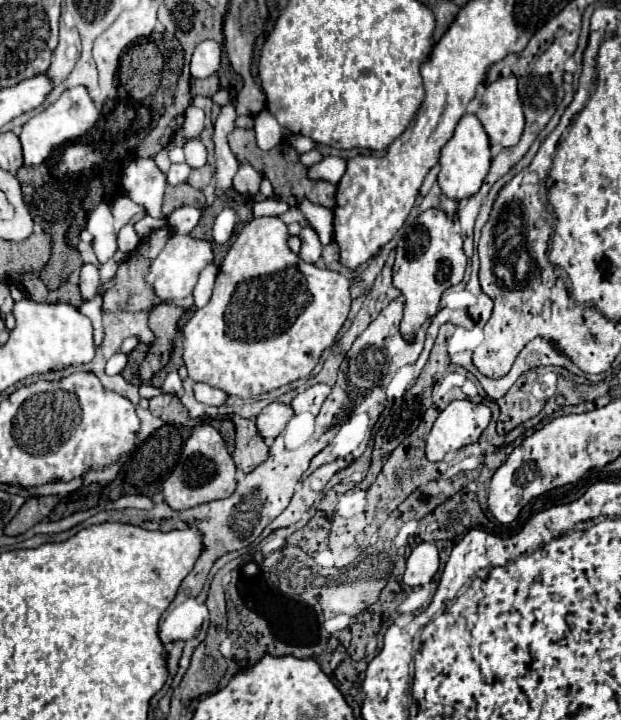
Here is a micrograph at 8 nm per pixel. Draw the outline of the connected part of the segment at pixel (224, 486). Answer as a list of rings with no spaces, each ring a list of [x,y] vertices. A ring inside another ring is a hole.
[[[210,425],[194,427],[190,439],[186,441],[182,449],[178,465],[174,467],[170,477],[164,481],[162,493],[164,493],[166,503],[174,511],[184,511],[184,509],[208,503],[208,501],[226,499],[234,493],[234,489],[236,489],[236,465],[230,453],[226,451],[224,439]]]

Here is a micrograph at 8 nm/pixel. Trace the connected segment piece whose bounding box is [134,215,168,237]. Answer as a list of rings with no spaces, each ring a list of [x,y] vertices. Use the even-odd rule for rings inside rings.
[[[146,215],[142,221],[138,221],[136,225],[134,225],[134,229],[136,229],[136,233],[140,235],[140,237],[148,237],[148,235],[152,235],[154,231],[158,231],[160,227],[164,227],[164,225],[168,225],[166,221],[156,221],[156,219],[152,219],[150,215]]]

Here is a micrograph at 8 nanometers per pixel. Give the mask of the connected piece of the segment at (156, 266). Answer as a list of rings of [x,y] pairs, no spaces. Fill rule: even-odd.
[[[172,235],[166,247],[160,251],[160,255],[152,261],[150,273],[148,273],[148,283],[154,287],[158,299],[168,301],[168,299],[184,299],[192,295],[196,279],[200,271],[212,263],[212,245],[202,239],[194,239],[190,235]]]

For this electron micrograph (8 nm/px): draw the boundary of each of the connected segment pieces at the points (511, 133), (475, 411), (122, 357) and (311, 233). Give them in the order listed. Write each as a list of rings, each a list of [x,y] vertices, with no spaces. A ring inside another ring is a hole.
[[[500,77],[496,79],[496,83],[490,83],[484,89],[482,95],[482,107],[478,109],[476,117],[482,121],[486,133],[488,133],[488,143],[490,147],[514,147],[524,131],[524,113],[522,113],[522,103],[518,97],[518,89],[516,89],[516,77]]]
[[[452,401],[434,421],[426,439],[426,457],[442,461],[448,451],[476,443],[492,419],[490,407],[472,401]]]
[[[114,353],[110,359],[108,359],[108,363],[106,363],[106,375],[118,375],[118,373],[122,373],[122,369],[126,367],[126,363],[128,363],[128,355],[126,353]]]
[[[304,227],[302,233],[300,233],[300,239],[302,239],[300,259],[306,261],[306,263],[316,263],[322,255],[322,243],[320,243],[316,231],[310,229],[310,227]]]

